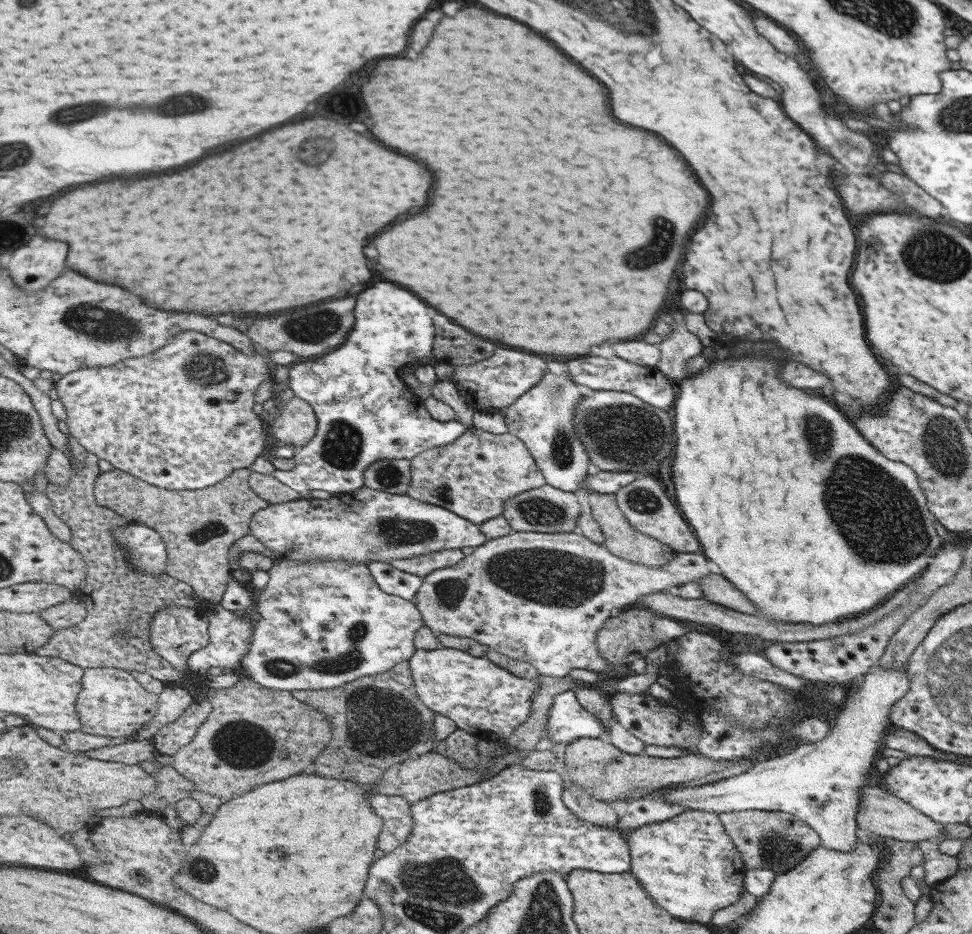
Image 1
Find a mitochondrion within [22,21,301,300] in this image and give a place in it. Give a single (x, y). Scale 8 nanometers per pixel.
(82, 111)

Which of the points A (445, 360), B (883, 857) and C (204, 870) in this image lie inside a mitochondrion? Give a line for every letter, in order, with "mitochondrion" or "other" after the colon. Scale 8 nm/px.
A: other
B: other
C: mitochondrion

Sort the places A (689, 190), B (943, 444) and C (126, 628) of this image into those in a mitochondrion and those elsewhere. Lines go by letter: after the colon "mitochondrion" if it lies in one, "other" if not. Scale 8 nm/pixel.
A: other
B: mitochondrion
C: mitochondrion

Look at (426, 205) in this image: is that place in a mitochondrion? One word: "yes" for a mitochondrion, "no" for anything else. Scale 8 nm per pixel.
no

